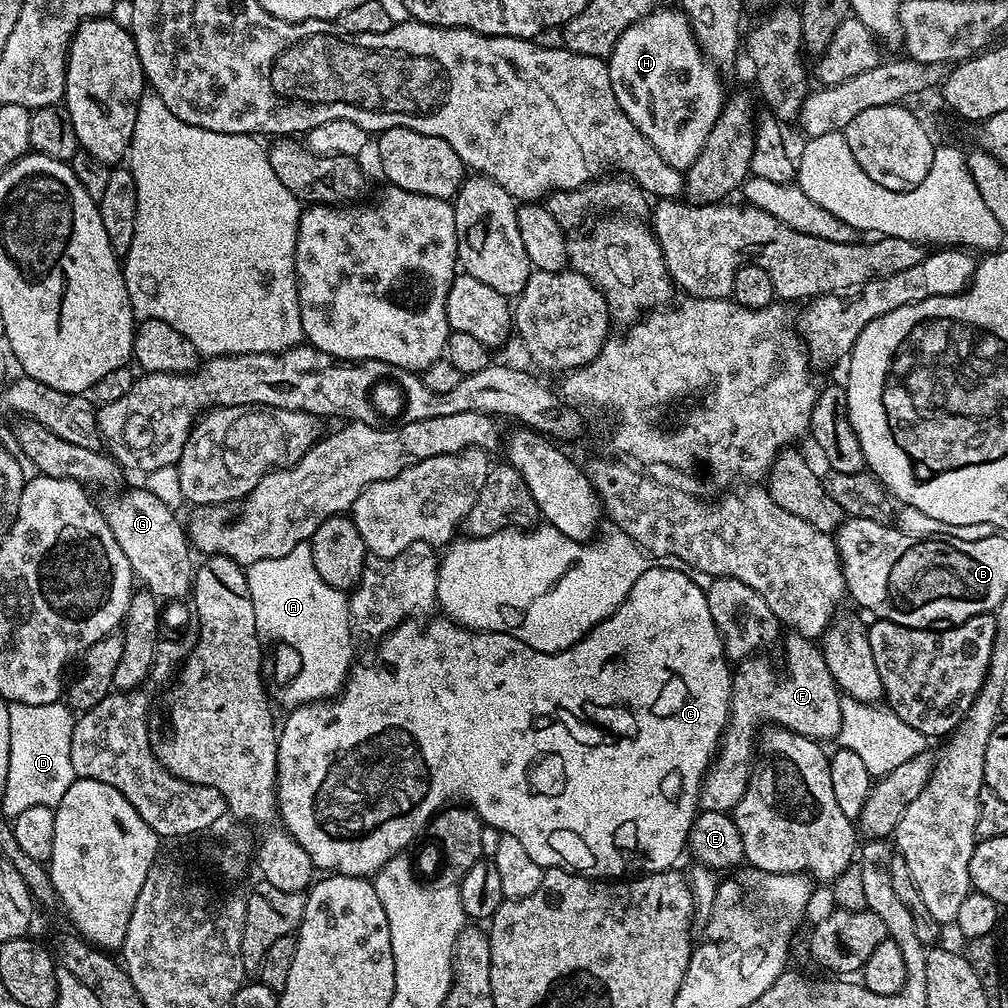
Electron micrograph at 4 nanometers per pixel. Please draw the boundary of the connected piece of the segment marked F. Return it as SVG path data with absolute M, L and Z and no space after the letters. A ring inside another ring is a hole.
M793 631L783 637L783 644L784 672L779 672L770 661L760 660L764 658L749 658L735 665L731 715L728 716L728 725L720 740L716 758L700 788L700 806L703 810L731 813L738 806L742 794L746 794L754 771L756 724L771 722L817 742L825 742L831 736L833 739L840 735L843 697L836 679L832 677L830 666L826 666L823 647L815 639Z

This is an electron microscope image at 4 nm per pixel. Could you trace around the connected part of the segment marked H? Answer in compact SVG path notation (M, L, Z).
M676 6L657 8L626 29L613 46L612 55L607 57L606 63L610 86L614 86L614 98L618 98L618 106L626 110L630 122L642 130L654 150L658 150L658 154L662 154L670 166L688 169L698 158L702 146L706 146L706 138L710 138L710 130L714 130L726 99L726 91L720 85L721 73L701 50L688 17Z

